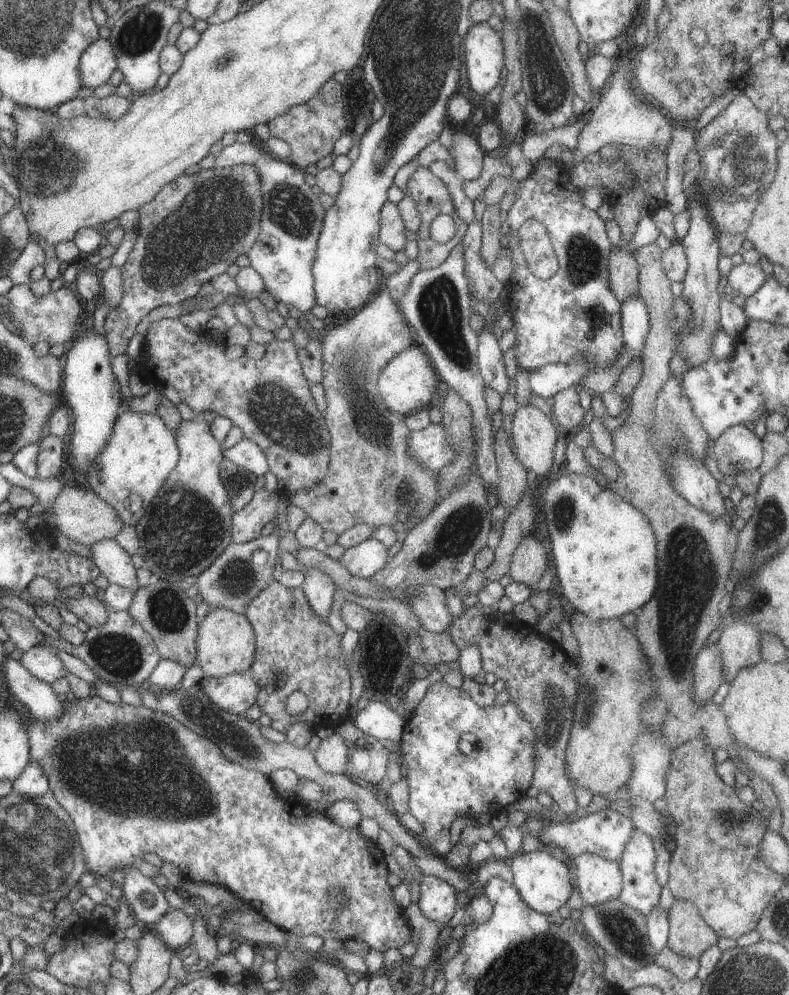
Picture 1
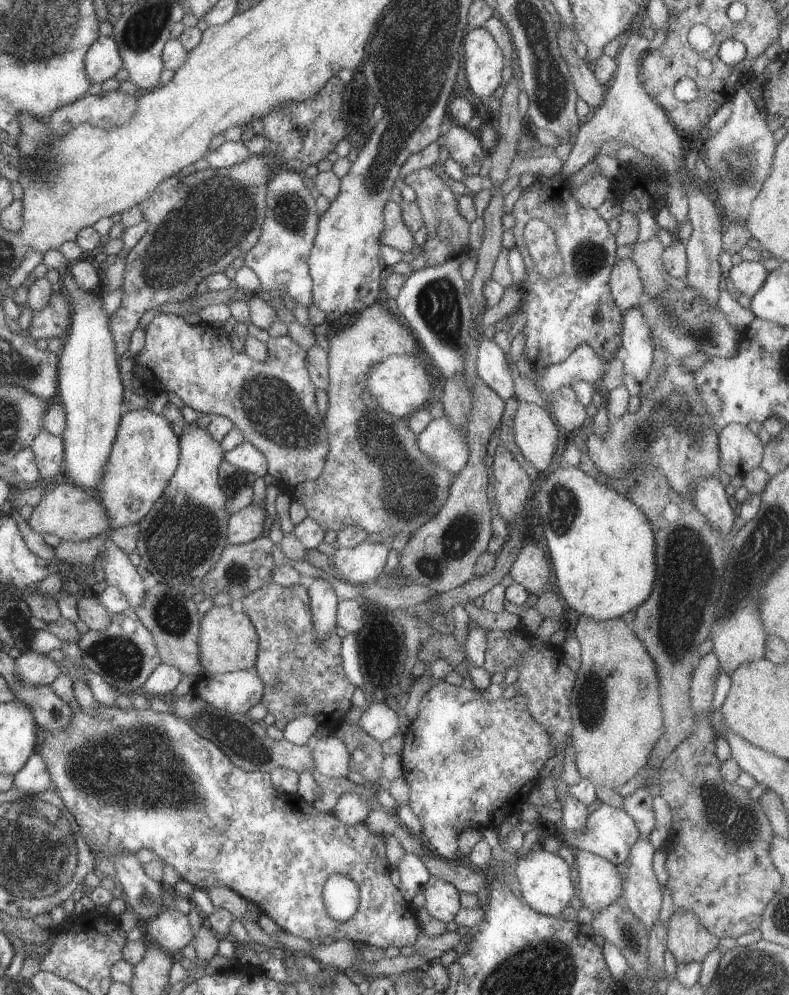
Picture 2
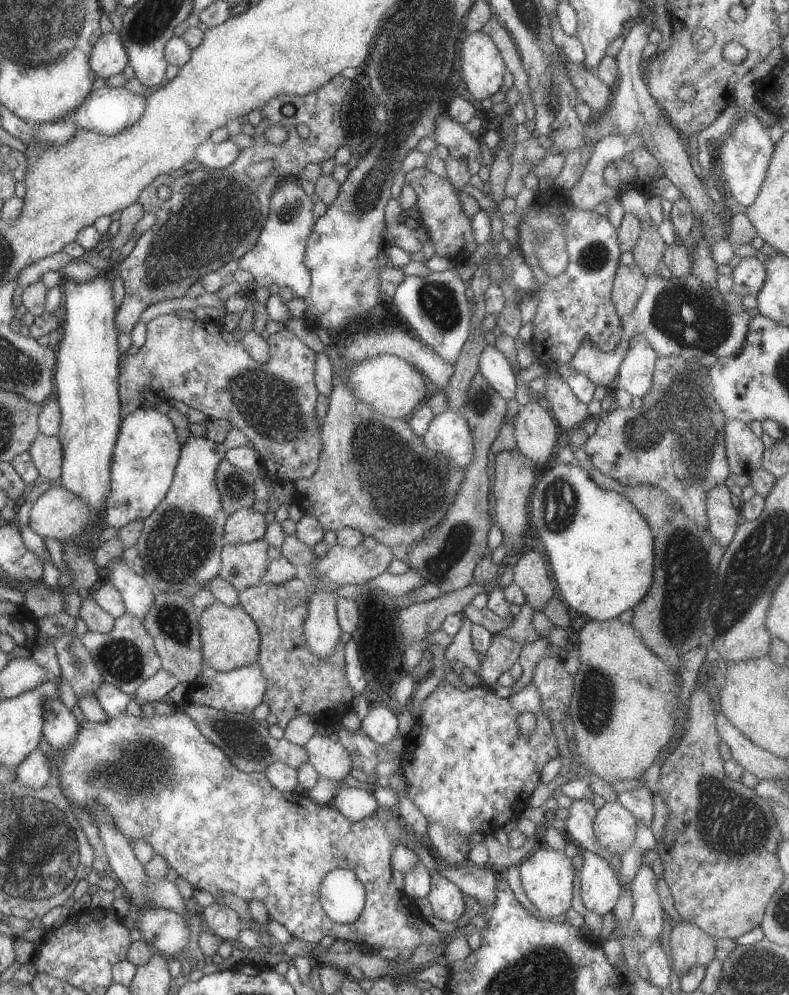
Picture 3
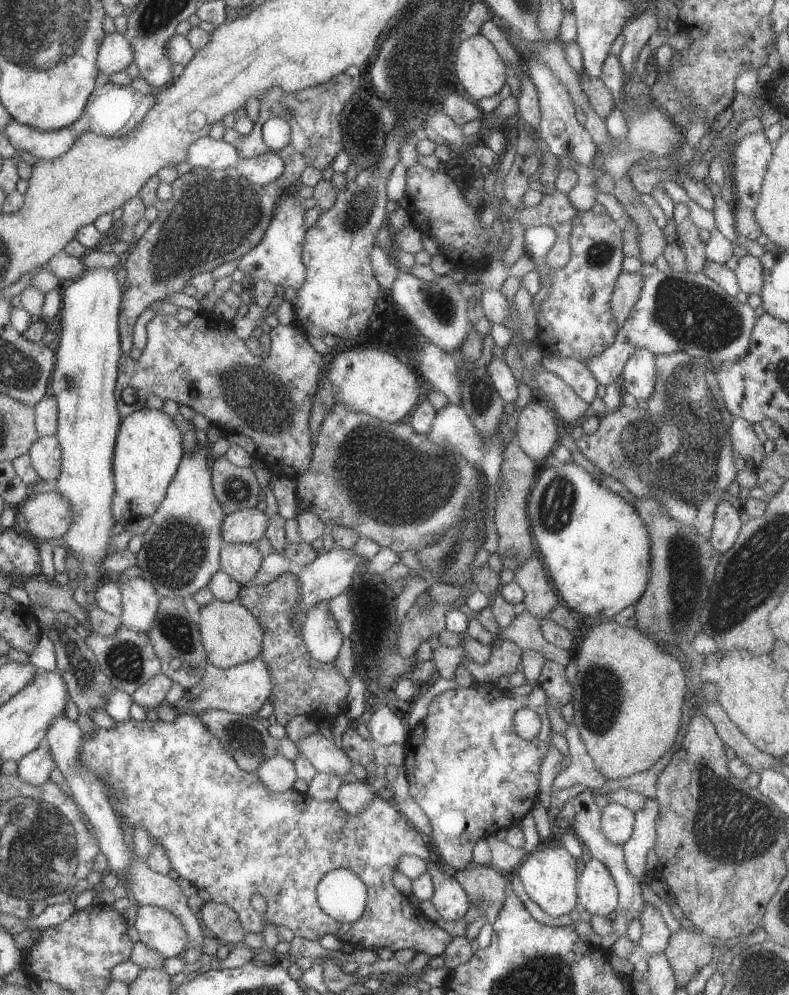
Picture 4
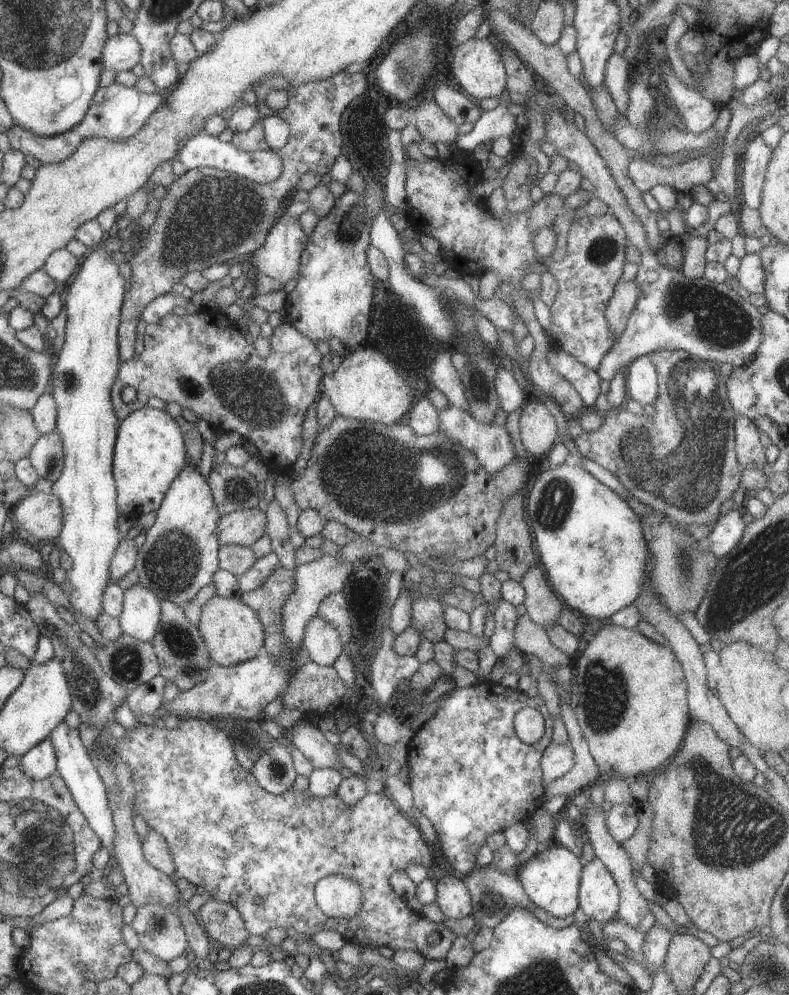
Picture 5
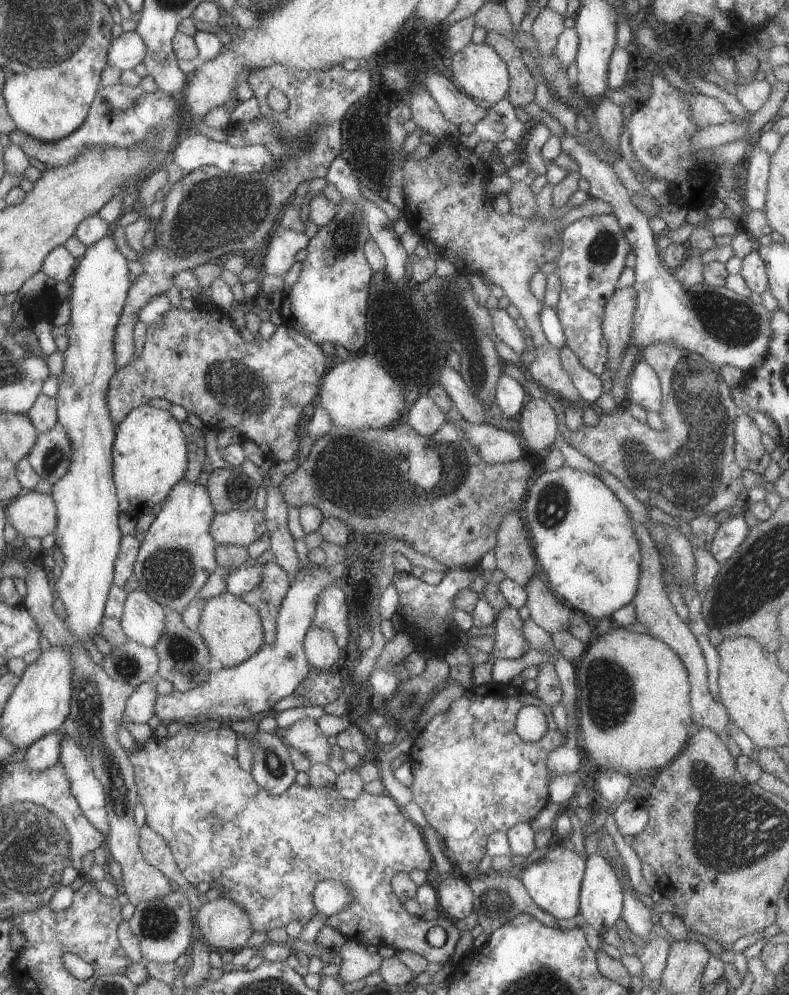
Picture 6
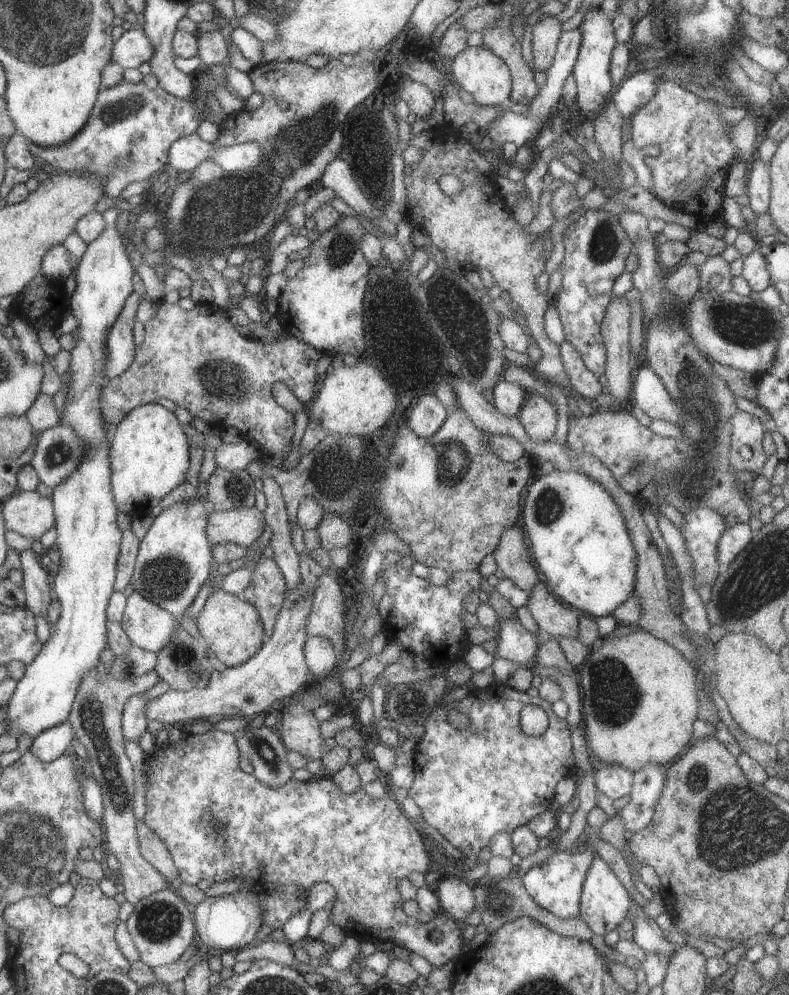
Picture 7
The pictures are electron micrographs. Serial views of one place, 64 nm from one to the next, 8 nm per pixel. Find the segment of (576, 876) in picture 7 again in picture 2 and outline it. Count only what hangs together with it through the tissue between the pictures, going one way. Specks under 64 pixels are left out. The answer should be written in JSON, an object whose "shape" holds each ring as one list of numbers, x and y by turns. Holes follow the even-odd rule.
{"shape":[[540,845,531,852,516,857,515,865,512,867,522,900,539,914,559,916,561,910,570,904,571,896,574,894,569,872,571,866,557,854,542,849]]}

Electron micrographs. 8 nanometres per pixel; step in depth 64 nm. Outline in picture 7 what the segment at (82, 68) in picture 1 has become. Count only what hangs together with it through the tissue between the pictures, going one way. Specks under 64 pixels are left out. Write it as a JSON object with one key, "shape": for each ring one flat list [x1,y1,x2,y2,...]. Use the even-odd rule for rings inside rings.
{"shape":[[141,29,124,31,111,48,110,60,125,68,136,68,151,58,151,44]]}

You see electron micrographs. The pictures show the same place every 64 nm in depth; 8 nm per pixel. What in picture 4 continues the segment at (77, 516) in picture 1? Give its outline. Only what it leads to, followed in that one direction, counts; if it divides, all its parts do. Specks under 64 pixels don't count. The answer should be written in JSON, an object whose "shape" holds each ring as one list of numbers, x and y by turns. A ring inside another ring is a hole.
{"shape":[[51,489,37,495,29,495,16,511,20,511,26,522,27,532,37,541,55,540,61,538,73,518,73,510,69,508,67,500,63,496,59,496,59,492]]}

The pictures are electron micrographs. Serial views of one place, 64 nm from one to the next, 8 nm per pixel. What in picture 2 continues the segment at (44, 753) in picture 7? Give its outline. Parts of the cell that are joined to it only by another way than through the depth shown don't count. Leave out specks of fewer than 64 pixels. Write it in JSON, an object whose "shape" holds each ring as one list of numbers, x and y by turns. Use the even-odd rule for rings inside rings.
{"shape":[[33,751,27,758,25,766,13,775,12,786,15,786,19,792,32,795,41,794,52,787,45,764,37,752]]}

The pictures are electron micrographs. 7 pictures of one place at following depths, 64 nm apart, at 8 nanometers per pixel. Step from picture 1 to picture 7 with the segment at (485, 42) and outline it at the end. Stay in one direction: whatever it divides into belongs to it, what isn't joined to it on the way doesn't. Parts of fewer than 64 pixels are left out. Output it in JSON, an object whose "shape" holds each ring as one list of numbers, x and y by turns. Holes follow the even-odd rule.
{"shape":[[481,45,465,47,451,60,449,73,453,74,460,89,471,94,477,104,494,107,507,103,511,90,511,75,503,60,499,56,495,56,489,48]]}

